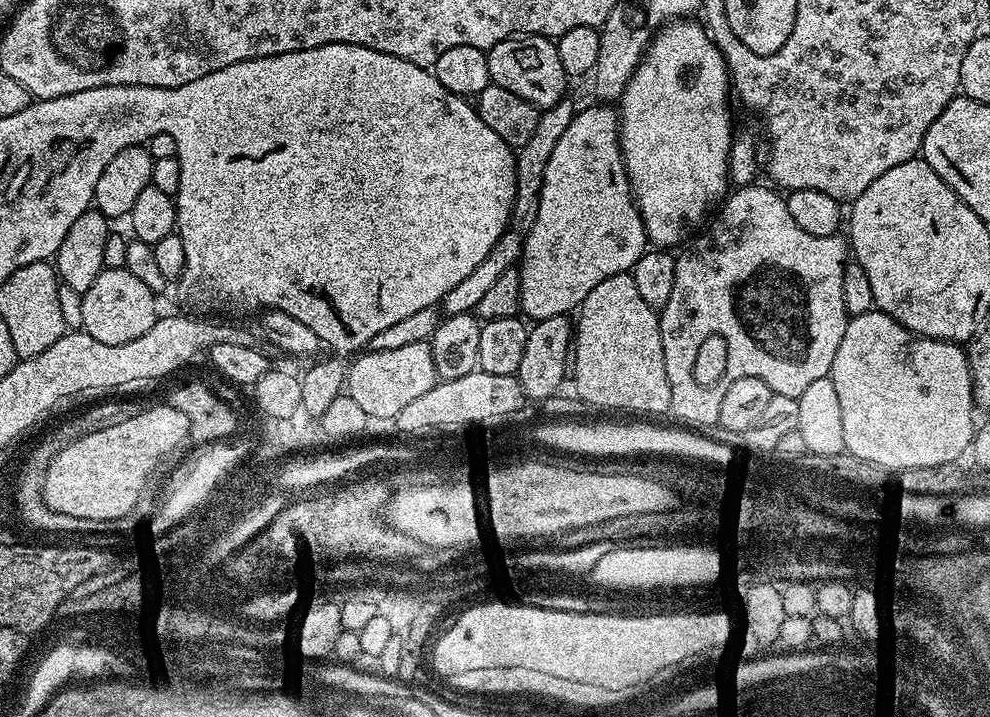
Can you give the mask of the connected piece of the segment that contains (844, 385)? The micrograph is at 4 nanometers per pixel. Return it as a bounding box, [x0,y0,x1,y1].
[830,310,974,472]

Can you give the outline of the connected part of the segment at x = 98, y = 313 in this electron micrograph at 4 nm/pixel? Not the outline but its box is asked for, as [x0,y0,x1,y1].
[82,268,157,346]

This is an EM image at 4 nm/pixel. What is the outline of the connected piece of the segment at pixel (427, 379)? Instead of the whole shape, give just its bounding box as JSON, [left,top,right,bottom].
[346,342,437,422]

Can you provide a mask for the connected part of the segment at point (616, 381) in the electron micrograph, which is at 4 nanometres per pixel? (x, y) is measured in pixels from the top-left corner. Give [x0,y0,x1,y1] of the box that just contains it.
[570,272,670,418]

